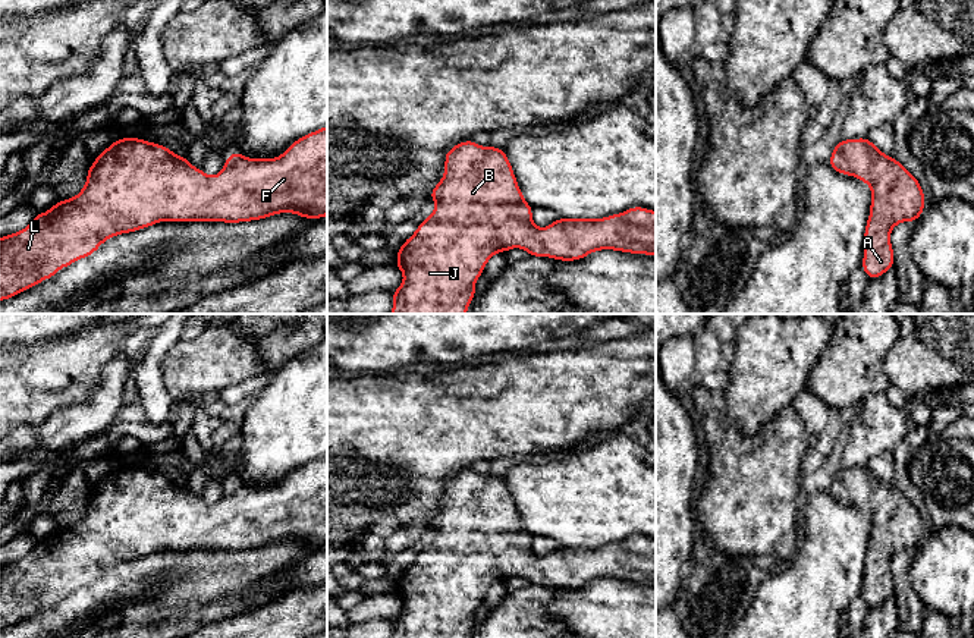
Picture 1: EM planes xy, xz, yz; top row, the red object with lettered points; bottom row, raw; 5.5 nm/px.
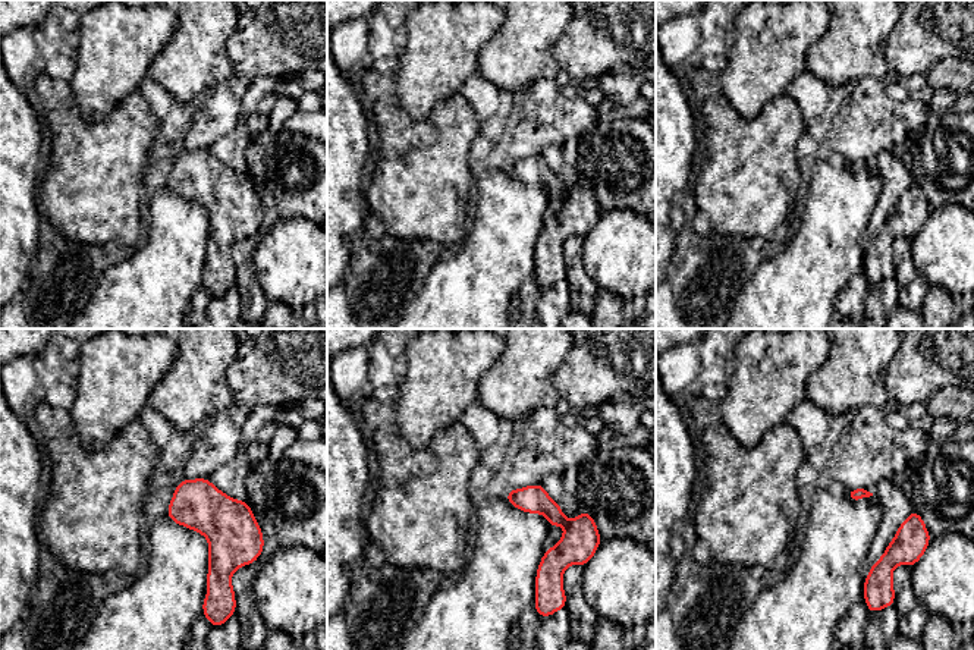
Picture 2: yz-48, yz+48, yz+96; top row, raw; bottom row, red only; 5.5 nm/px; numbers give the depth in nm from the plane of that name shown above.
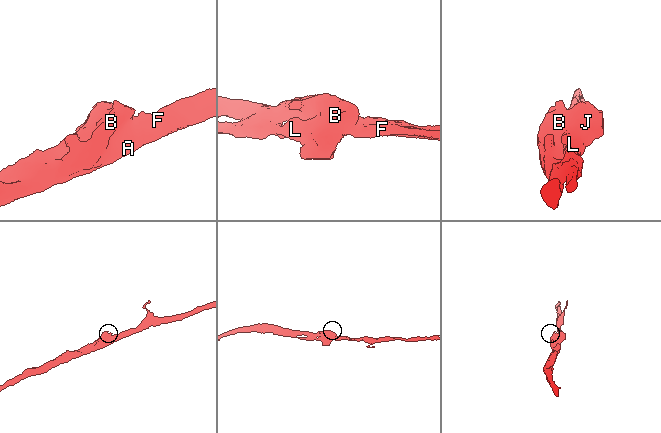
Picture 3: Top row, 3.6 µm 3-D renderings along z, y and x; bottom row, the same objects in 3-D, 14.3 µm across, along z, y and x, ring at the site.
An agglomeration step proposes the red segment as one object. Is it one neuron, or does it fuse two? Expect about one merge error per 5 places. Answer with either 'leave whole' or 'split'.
leave whole

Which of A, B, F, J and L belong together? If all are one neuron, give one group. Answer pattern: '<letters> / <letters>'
A B F J L

